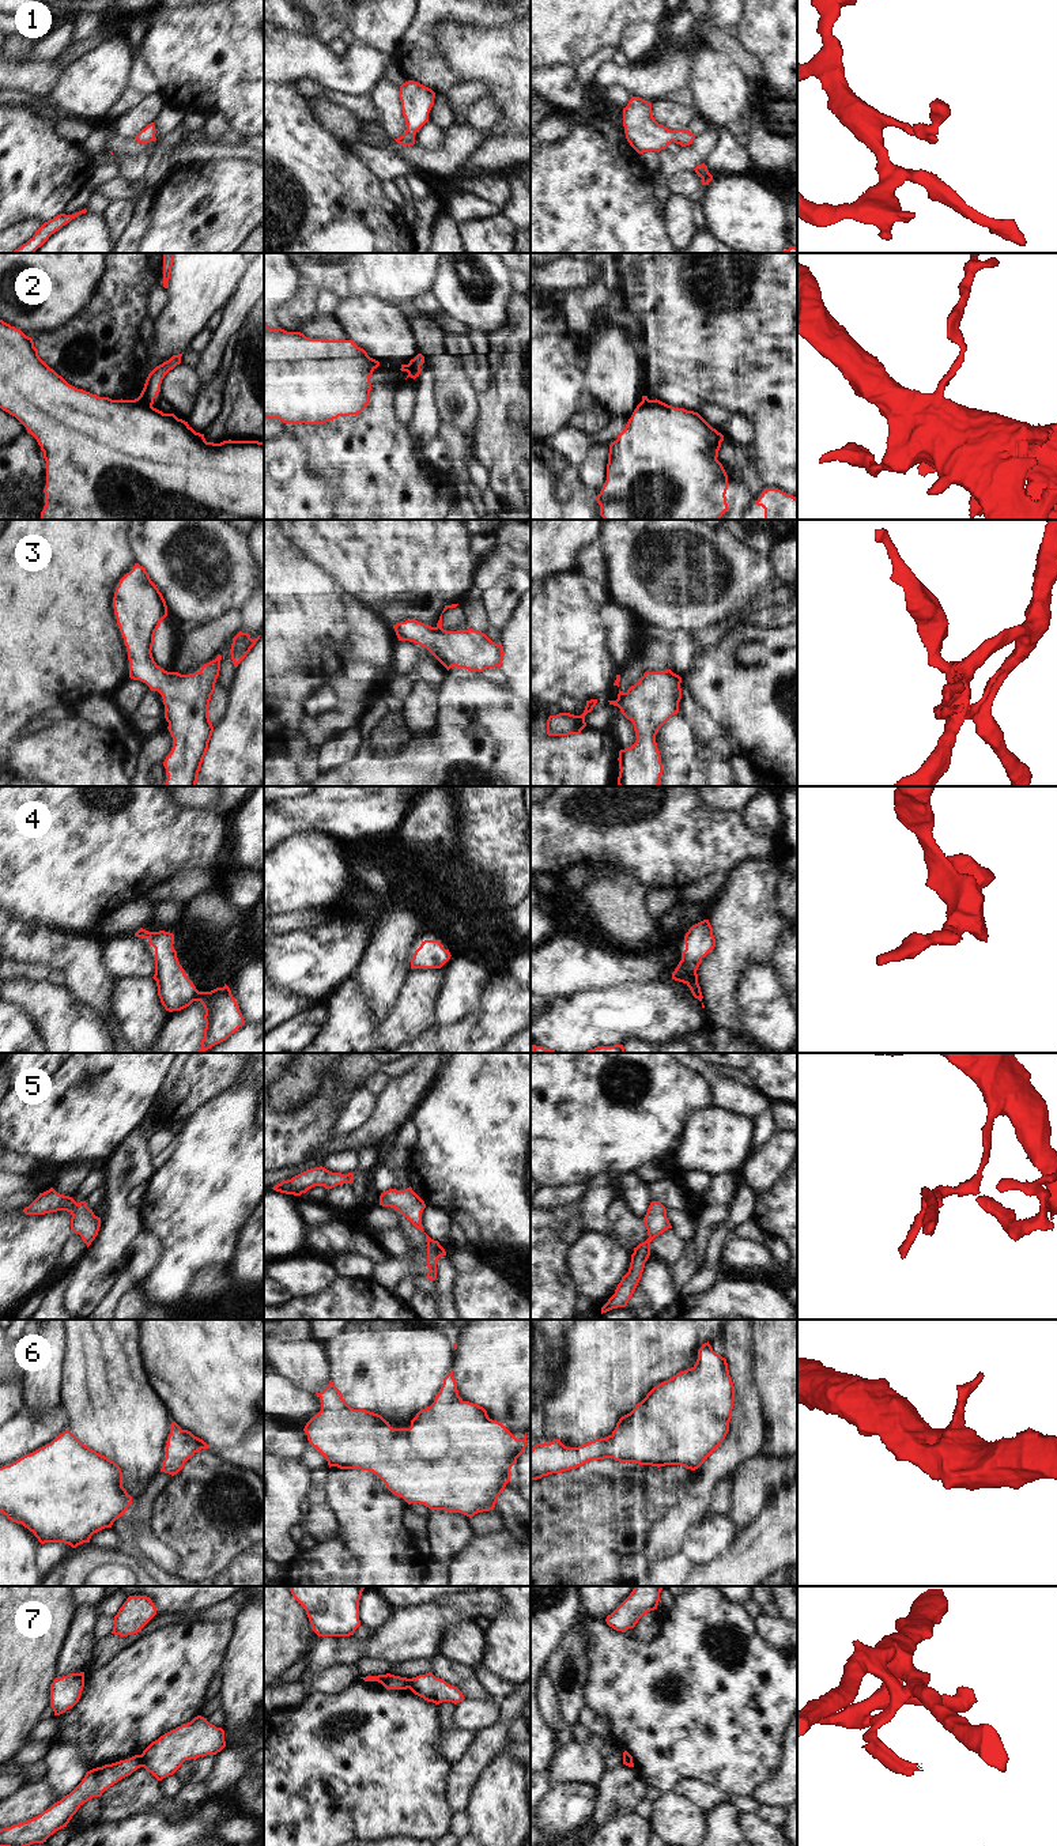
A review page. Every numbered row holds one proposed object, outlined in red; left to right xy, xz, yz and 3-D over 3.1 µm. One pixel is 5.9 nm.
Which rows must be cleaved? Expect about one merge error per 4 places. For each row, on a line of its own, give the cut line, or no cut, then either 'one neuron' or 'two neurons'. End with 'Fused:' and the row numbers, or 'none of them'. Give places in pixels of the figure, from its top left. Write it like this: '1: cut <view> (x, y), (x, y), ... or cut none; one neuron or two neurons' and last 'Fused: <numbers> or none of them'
1: cut none; one neuron
2: cut xy (138, 397), (151, 406); two neurons
3: cut none; one neuron
4: cut none; one neuron
5: cut none; one neuron
6: cut none; one neuron
7: cut xy (139, 1755), (143, 1766); two neurons
Fused: 2, 7

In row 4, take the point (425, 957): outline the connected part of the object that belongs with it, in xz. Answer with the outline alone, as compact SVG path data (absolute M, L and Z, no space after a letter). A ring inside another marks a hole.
M424 940L411 959L411 969L441 969L450 956L441 940Z

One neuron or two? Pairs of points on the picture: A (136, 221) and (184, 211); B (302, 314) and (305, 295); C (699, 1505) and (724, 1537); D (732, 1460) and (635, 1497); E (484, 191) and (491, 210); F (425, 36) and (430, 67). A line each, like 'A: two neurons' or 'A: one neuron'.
A: two neurons
B: one neuron
C: two neurons
D: two neurons
E: two neurons
F: one neuron

